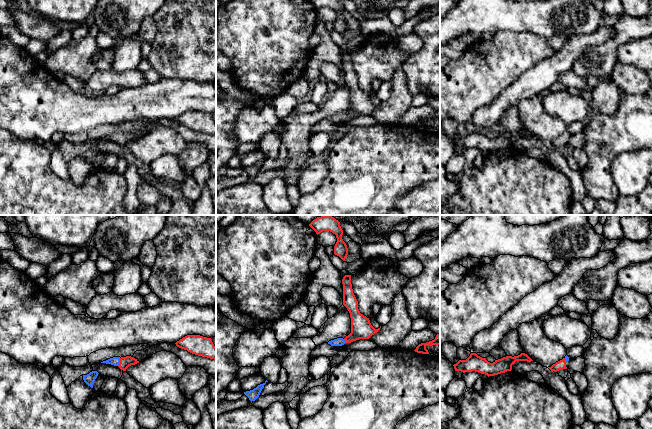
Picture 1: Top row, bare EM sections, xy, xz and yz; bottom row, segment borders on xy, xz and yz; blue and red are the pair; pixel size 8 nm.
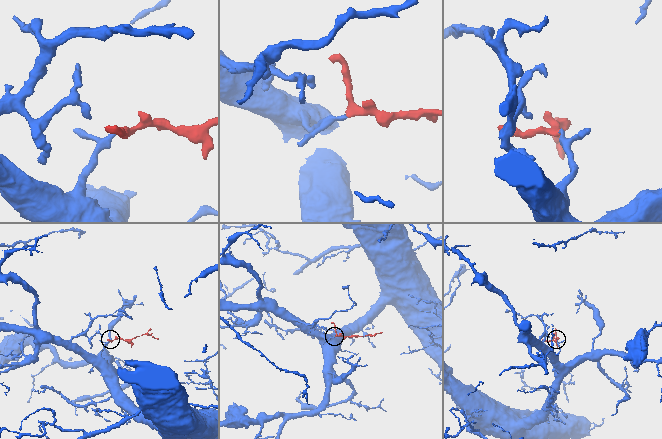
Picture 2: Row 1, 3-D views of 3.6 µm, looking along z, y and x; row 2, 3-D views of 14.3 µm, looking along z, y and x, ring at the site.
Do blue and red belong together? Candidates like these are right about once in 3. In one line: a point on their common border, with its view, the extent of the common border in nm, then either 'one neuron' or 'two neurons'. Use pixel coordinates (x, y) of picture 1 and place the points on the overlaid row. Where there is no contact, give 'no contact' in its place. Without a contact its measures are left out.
contact xy (119, 362); length 70 nm; one neuron

